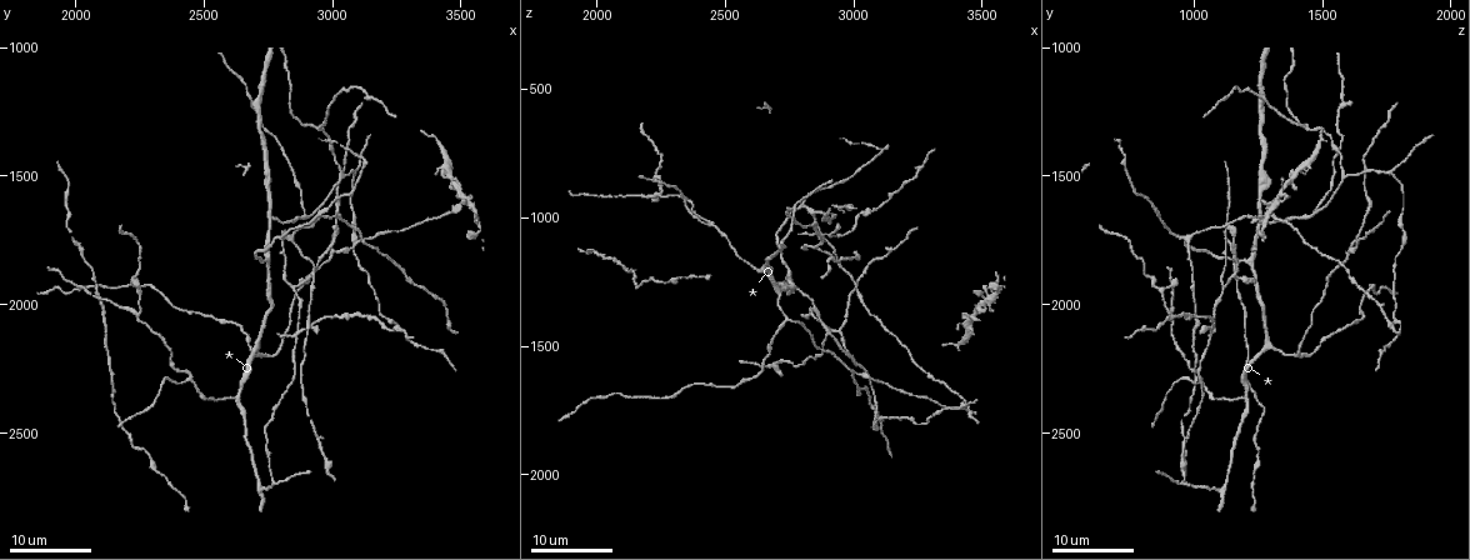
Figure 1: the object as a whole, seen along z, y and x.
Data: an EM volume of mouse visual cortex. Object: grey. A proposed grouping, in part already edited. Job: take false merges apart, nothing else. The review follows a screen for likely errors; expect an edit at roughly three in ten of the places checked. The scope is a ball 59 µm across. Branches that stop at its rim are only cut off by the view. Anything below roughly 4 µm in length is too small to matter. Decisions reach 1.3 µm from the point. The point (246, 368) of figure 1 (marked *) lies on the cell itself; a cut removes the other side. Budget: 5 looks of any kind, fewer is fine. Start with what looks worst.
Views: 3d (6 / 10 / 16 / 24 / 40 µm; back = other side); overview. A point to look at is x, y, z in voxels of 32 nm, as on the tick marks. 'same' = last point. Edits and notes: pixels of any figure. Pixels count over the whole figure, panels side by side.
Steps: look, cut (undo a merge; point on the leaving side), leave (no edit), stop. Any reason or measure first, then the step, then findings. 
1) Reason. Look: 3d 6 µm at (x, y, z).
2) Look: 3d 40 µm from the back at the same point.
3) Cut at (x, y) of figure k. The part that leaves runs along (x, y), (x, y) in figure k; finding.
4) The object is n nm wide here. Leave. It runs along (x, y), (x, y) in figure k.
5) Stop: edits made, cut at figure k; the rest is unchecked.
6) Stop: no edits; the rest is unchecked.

Three-way junction. Look: 3d 24 µm at (3000, 1780, 1610).

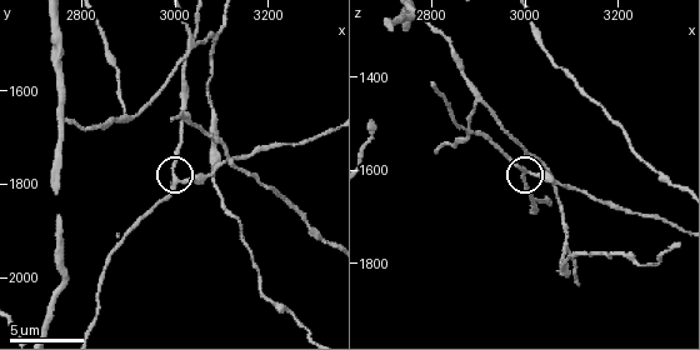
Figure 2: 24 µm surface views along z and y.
Look: 3d 6 µm at (3005, 1795, 1600).

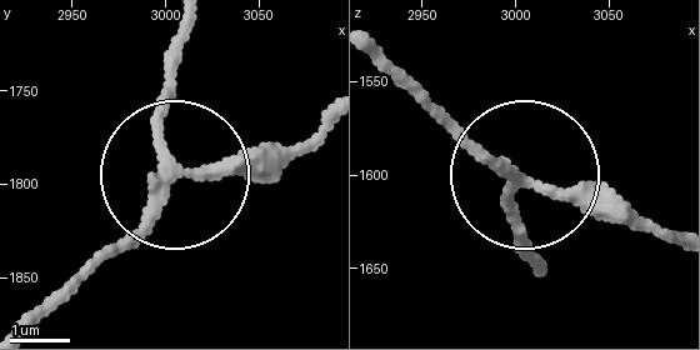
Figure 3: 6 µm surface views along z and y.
3 arms meet here. Leave. One cell here.

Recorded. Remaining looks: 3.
Arms part here. Look: 3d 24 µm at (2440, 2290, 1030).

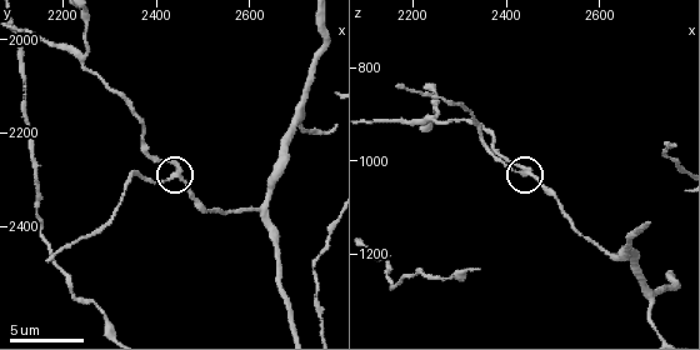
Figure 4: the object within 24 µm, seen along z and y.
Look: 3d 6 µm at (2435, 2295, 1030).

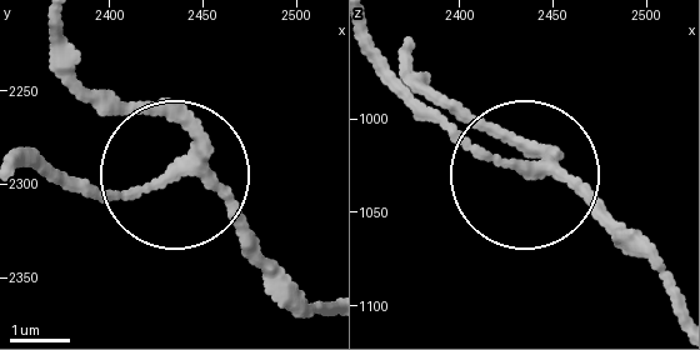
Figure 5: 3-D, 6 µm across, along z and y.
The side arm is 15 µm long. Leave. It runs along (326, 311), (203, 186), (83, 191), (43, 176) in figure 5; all the same cell.

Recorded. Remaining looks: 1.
Stop: no edits; the rest is unchecked.

